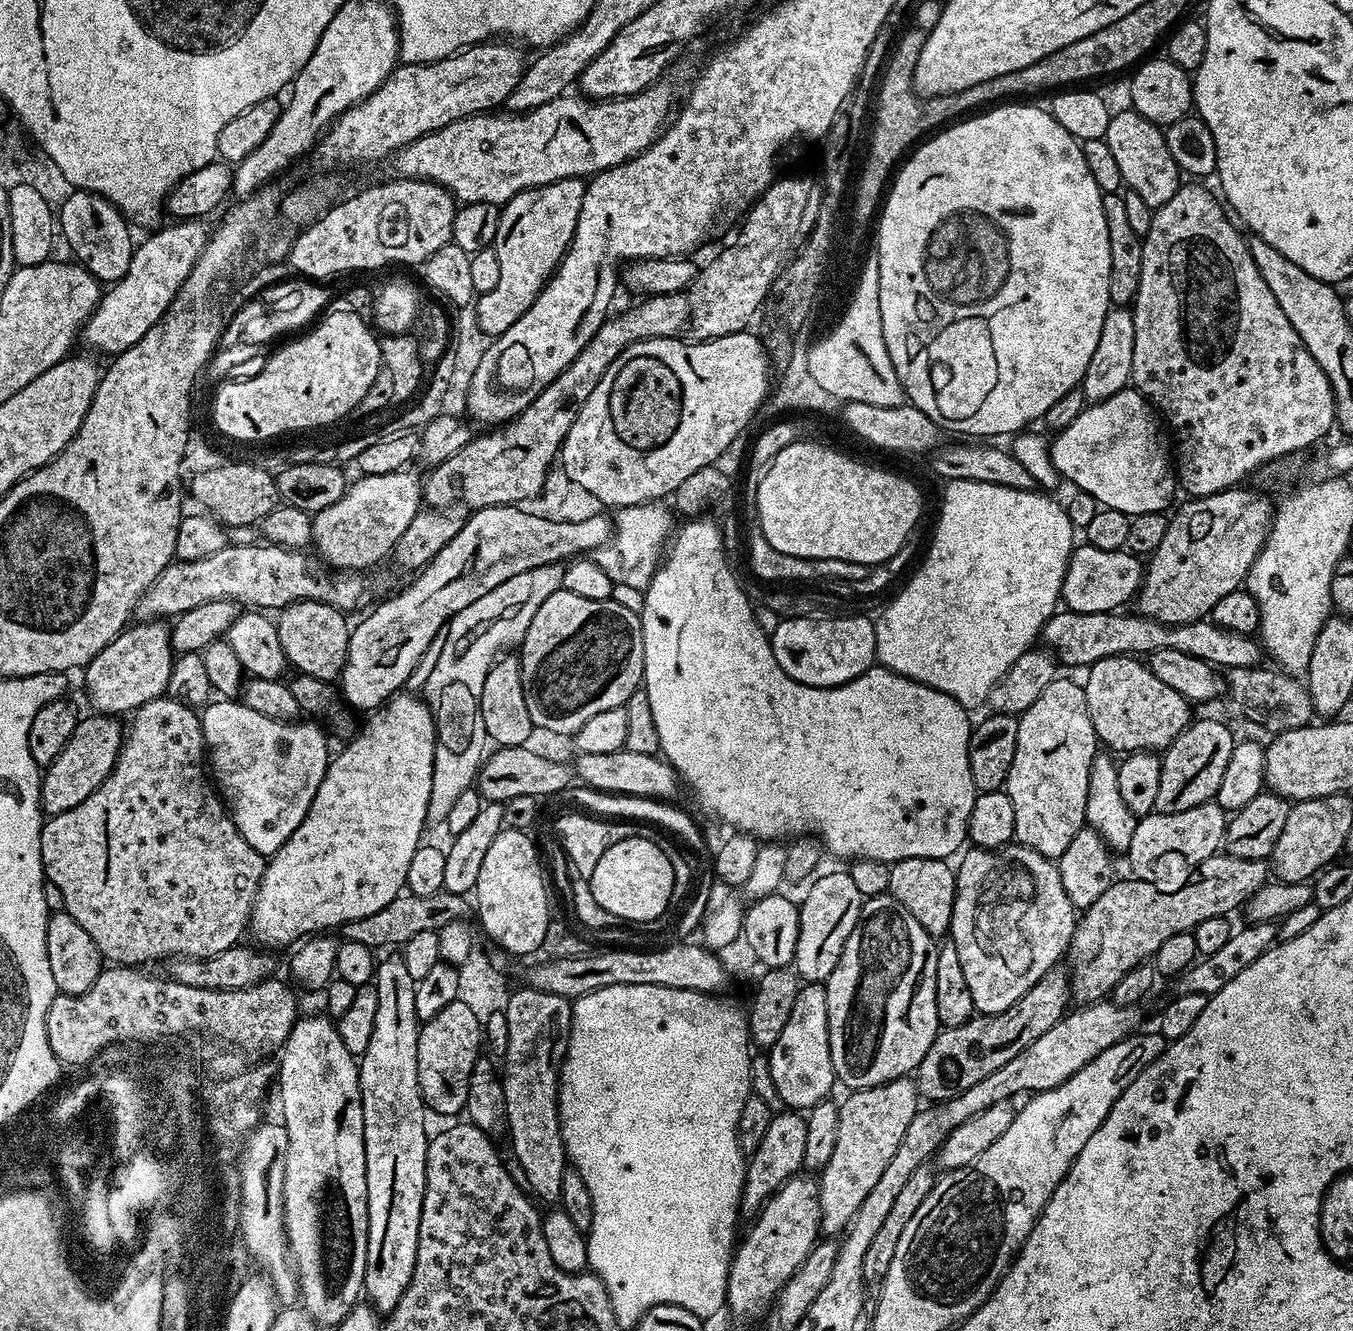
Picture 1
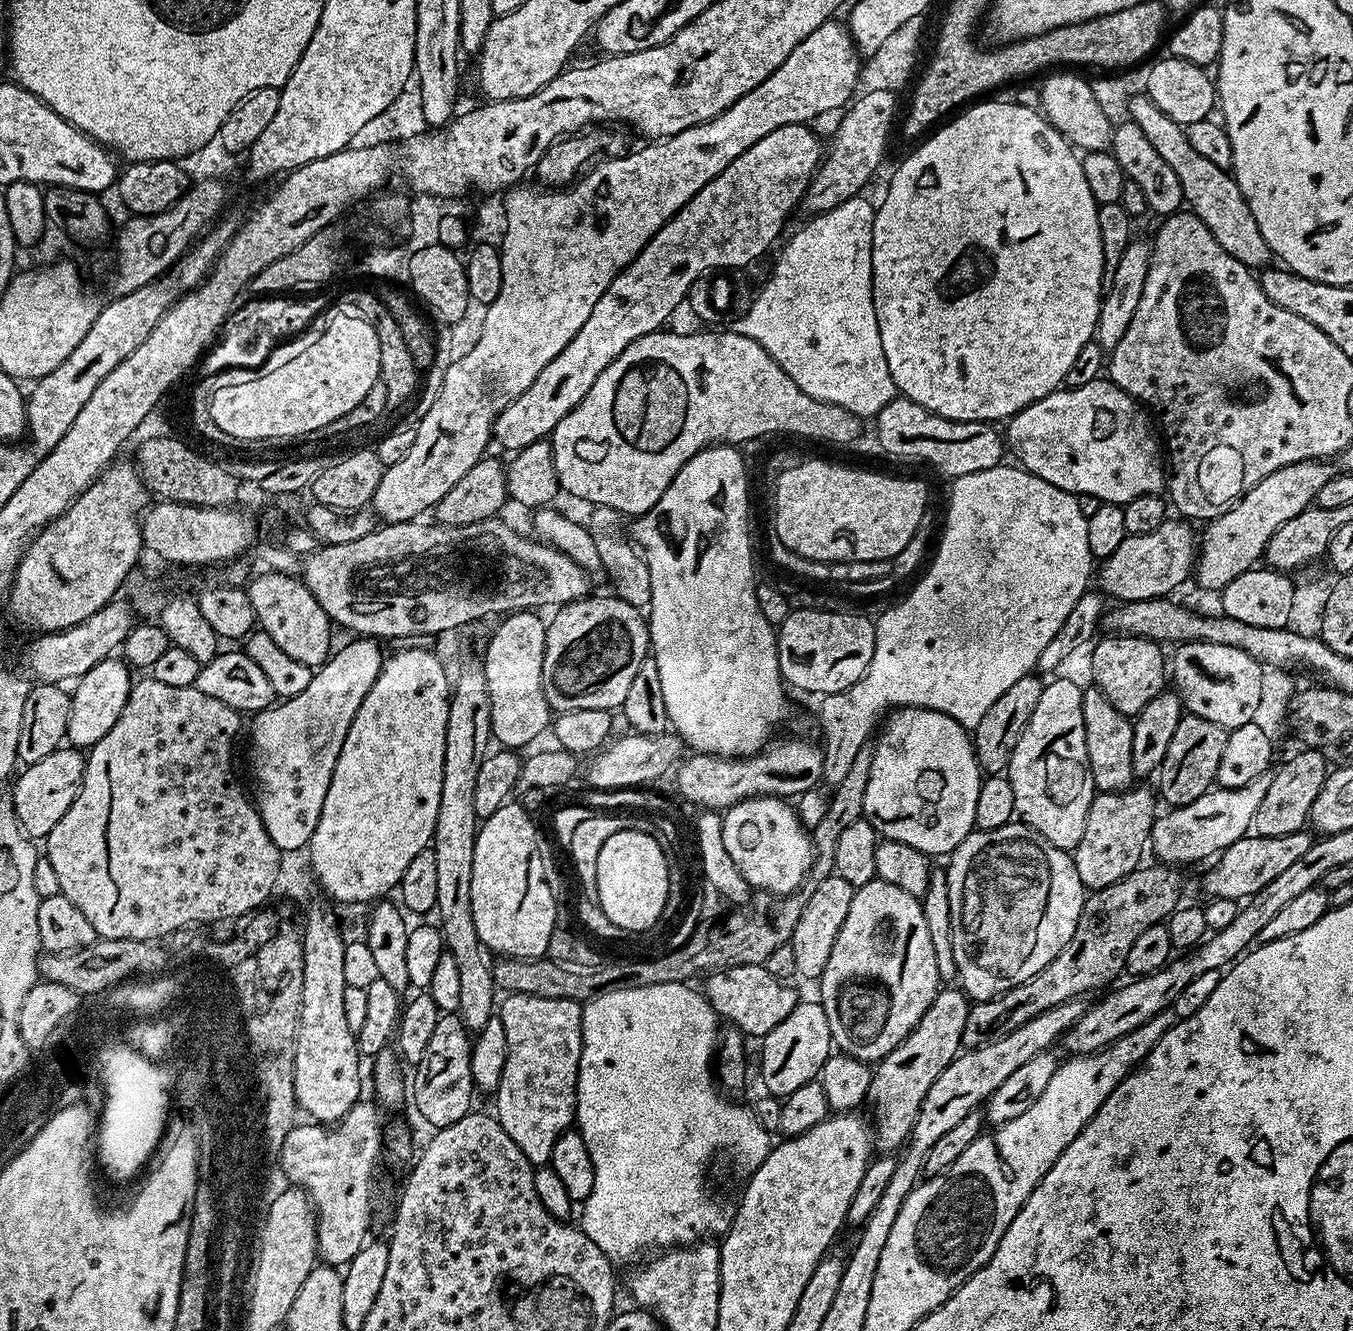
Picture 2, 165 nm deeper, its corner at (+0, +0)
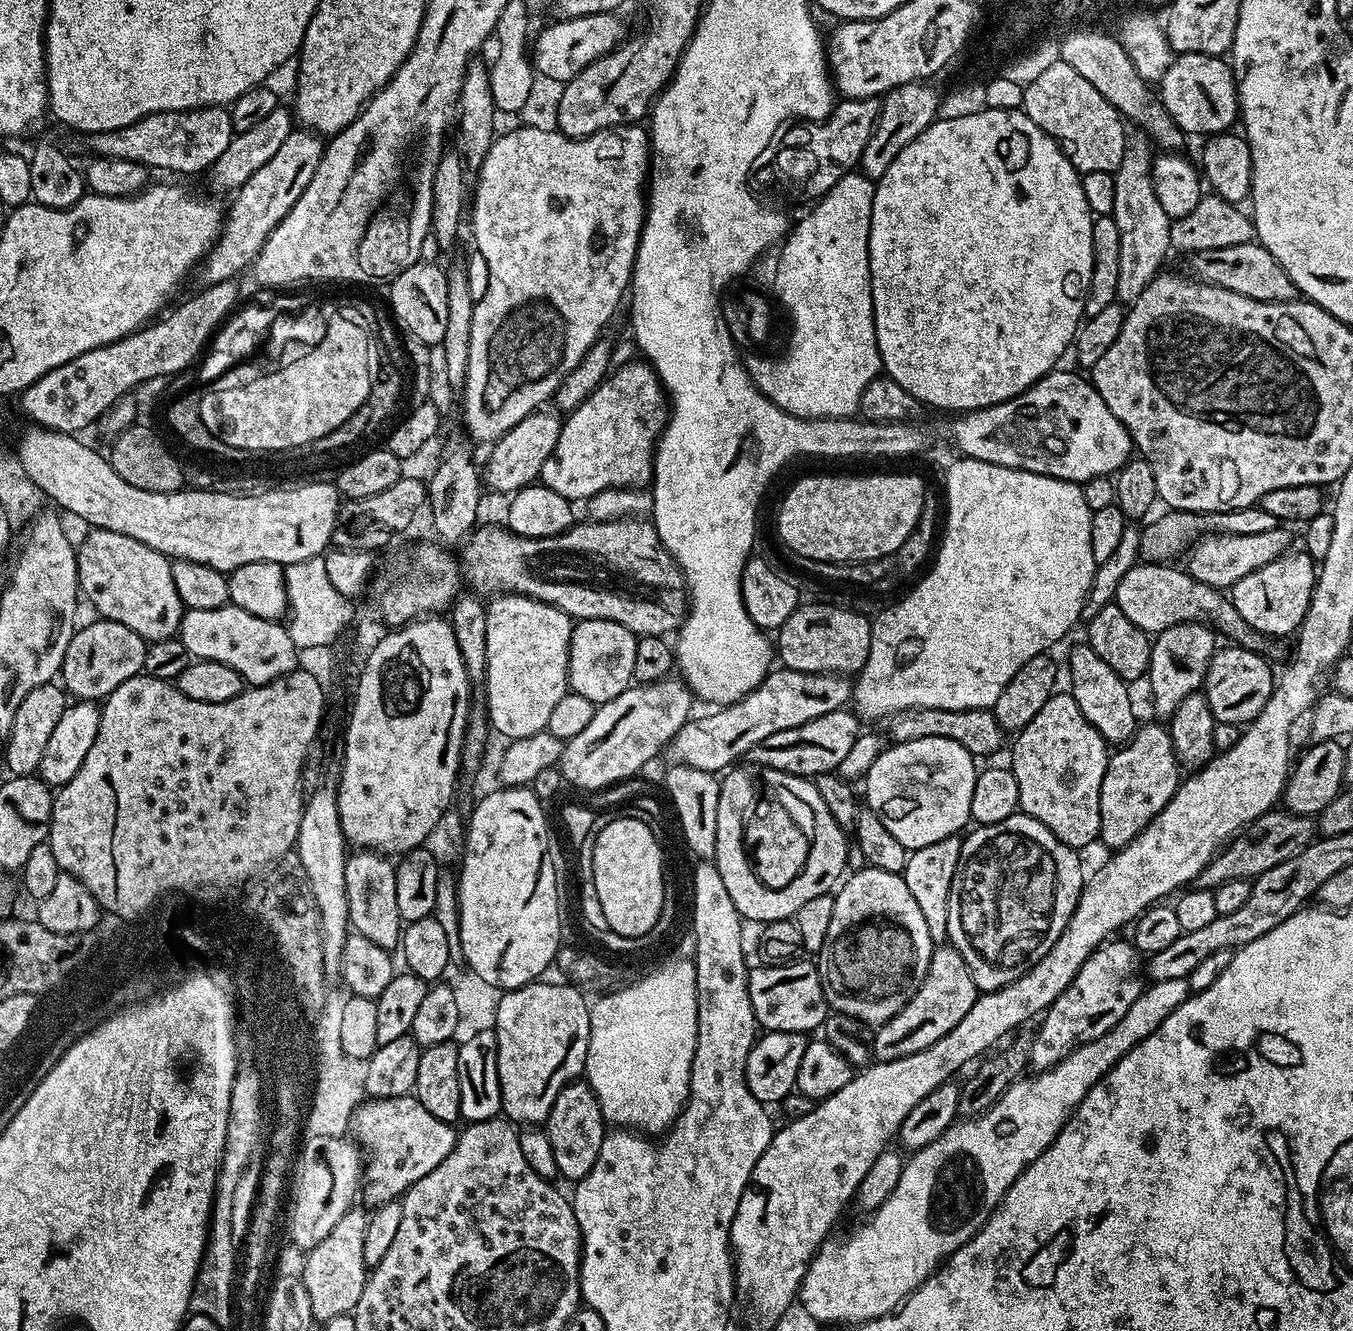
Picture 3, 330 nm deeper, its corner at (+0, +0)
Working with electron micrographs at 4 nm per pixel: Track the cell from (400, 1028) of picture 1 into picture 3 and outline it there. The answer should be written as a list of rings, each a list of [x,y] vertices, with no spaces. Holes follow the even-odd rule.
[[[371,850],[353,851],[346,862],[346,902],[350,906],[348,922],[355,935],[392,950],[399,945],[402,921],[398,914],[396,864],[388,860],[387,855]]]

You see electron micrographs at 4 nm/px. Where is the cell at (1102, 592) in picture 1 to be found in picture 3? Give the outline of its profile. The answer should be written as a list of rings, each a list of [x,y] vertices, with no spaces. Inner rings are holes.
[[[1259,506],[1231,508],[1228,512],[1203,513],[1168,510],[1165,513],[1165,516],[1158,517],[1153,524],[1145,523],[1140,534],[1141,557],[1154,564],[1175,561],[1175,556],[1183,557],[1188,549],[1205,534],[1221,532],[1226,534],[1262,534],[1262,530],[1274,530],[1278,527],[1278,521],[1274,518],[1274,514],[1266,514],[1266,510],[1262,510]]]

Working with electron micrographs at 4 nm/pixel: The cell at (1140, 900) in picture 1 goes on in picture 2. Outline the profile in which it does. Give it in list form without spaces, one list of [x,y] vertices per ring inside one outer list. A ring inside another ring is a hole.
[[[1308,830],[1281,836],[1243,836],[1219,853],[1215,861],[1217,864],[1205,874],[1204,888],[1209,892],[1207,895],[1217,900],[1247,901],[1259,894],[1274,878],[1278,878],[1278,874],[1283,874],[1293,862],[1298,862],[1298,858],[1302,858],[1302,854],[1306,854],[1313,843],[1313,833]]]

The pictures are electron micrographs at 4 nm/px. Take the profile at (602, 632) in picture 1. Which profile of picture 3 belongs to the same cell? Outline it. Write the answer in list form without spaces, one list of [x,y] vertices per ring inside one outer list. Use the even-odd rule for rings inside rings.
[[[576,620],[572,625],[568,651],[568,687],[590,698],[597,706],[618,698],[634,680],[634,650],[638,637],[618,622],[609,620]]]

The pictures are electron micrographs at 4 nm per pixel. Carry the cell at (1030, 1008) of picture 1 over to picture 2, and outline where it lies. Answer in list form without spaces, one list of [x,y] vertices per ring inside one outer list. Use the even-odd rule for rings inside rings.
[[[1159,862],[1153,865],[1153,868],[1141,866],[1118,882],[1095,889],[1084,901],[1070,942],[1066,942],[1059,954],[1045,968],[1038,970],[1034,978],[993,1000],[973,1003],[968,1009],[963,1043],[968,1048],[989,1044],[1018,1030],[1018,1026],[1030,1022],[1030,1018],[1058,1006],[1058,1002],[1066,1002],[1075,996],[1084,998],[1087,992],[1099,993],[1107,989],[1113,983],[1111,980],[1124,972],[1126,954],[1130,954],[1130,946],[1138,939],[1138,934],[1150,930],[1150,926],[1165,923],[1181,903],[1180,876],[1176,873],[1179,871]]]

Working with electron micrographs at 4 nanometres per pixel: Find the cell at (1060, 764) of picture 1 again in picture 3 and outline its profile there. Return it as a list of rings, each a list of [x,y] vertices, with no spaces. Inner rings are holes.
[[[1053,694],[1046,706],[1034,714],[1034,718],[1021,728],[1015,737],[1010,767],[1018,782],[1019,811],[1025,816],[1042,822],[1067,848],[1083,850],[1087,844],[1096,844],[1100,834],[1100,795],[1102,778],[1108,769],[1110,745],[1107,740],[1086,722],[1078,702],[1071,695]]]

